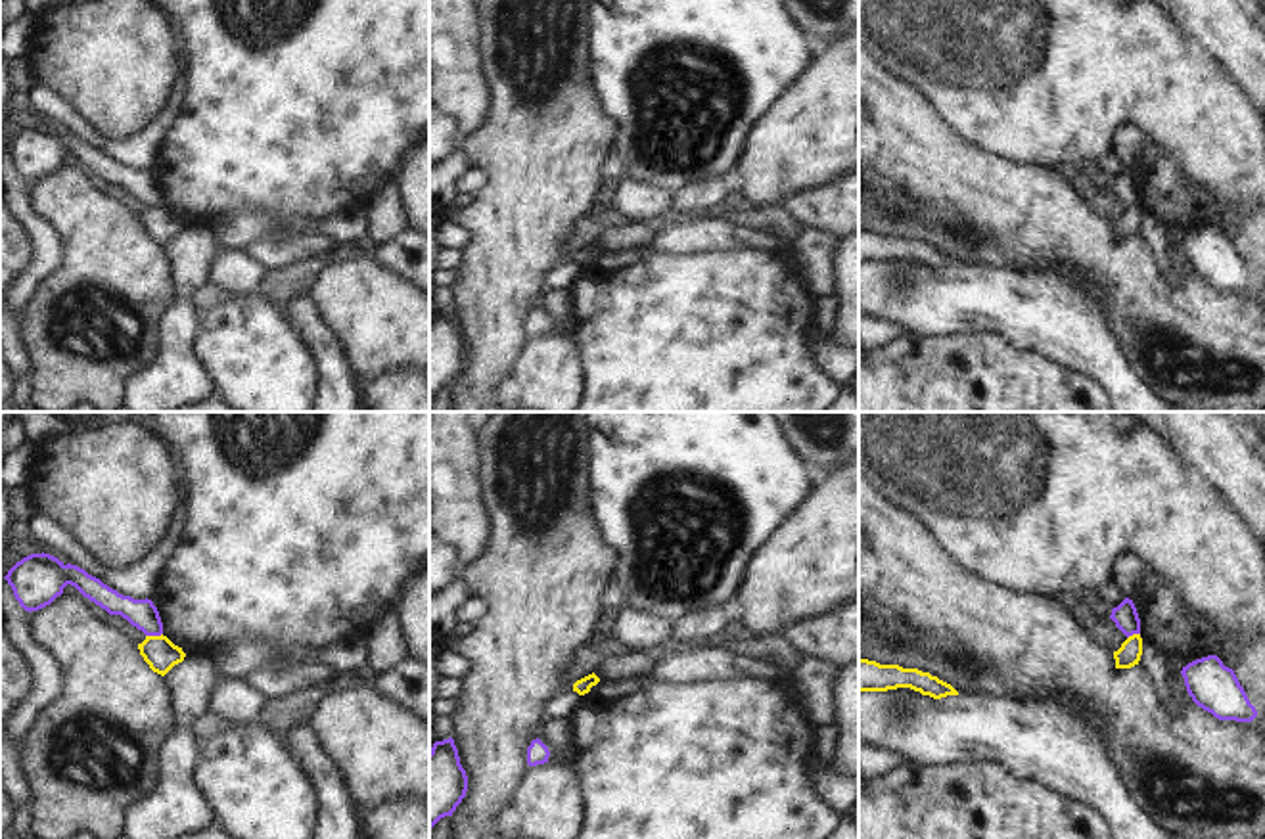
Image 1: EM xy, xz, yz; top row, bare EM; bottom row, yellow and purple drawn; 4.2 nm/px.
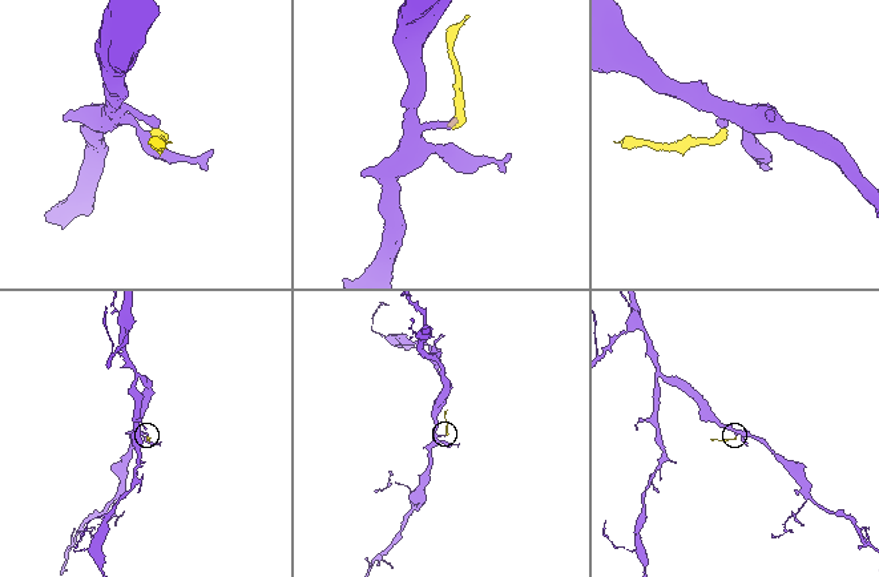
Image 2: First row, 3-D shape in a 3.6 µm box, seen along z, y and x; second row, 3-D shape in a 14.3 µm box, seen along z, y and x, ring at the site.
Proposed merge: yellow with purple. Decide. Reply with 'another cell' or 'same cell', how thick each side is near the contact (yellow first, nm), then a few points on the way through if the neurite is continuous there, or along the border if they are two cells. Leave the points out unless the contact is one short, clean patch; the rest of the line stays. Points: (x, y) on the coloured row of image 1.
another cell; 140 nm thick on the yellow side, 120 nm on the other; border along xy (161, 633), (146, 636)

